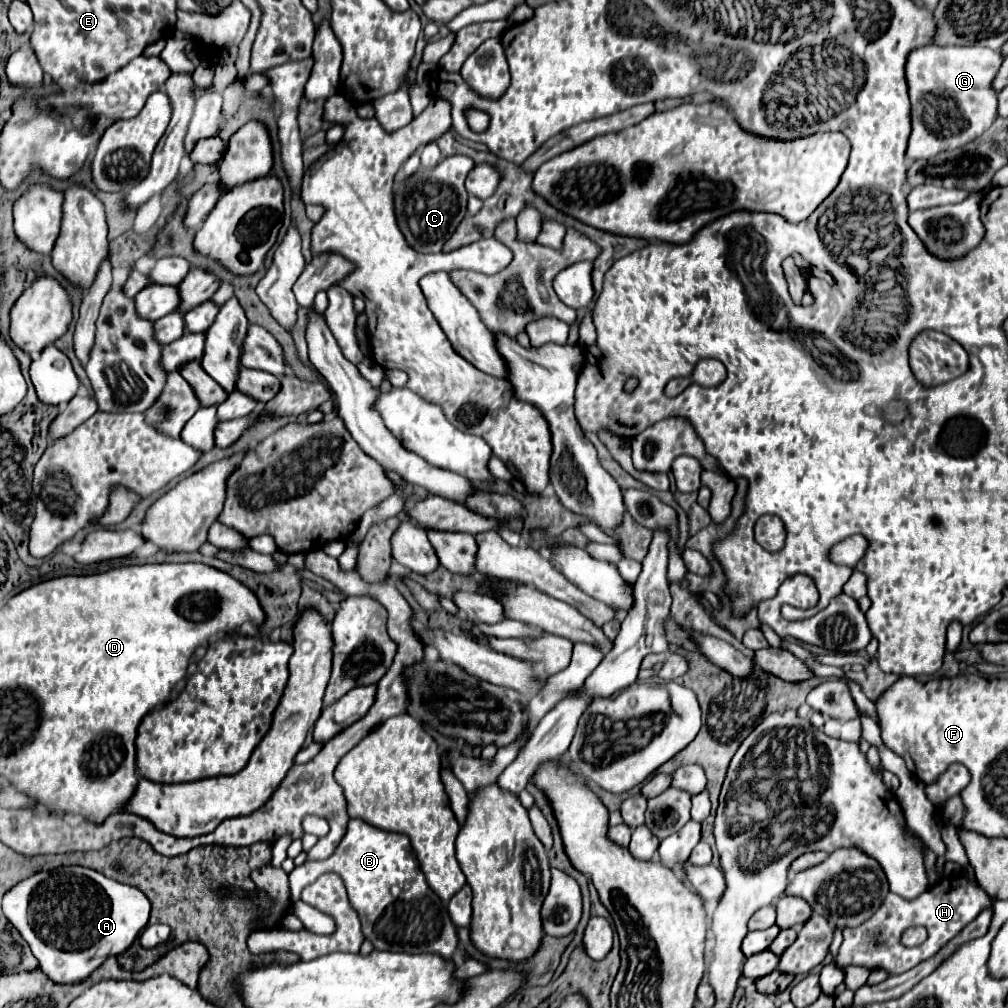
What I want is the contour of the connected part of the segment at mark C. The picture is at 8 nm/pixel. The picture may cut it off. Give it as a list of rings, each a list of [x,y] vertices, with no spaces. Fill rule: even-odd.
[[[450,155],[442,159],[436,167],[416,171],[402,185],[398,185],[398,193],[394,191],[394,211],[398,219],[398,227],[418,253],[438,253],[444,243],[452,237],[458,223],[466,215],[466,199],[468,193],[464,189],[464,181],[468,171],[474,167],[474,161],[466,155]]]

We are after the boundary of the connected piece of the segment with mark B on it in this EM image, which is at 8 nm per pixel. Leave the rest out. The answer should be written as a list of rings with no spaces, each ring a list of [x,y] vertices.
[[[350,819],[348,831],[338,843],[336,851],[322,861],[304,861],[300,867],[296,867],[290,873],[290,891],[292,901],[300,899],[302,887],[312,883],[320,873],[338,873],[344,879],[344,885],[348,889],[350,905],[356,909],[360,921],[362,921],[362,933],[364,937],[374,945],[374,949],[386,949],[386,951],[436,951],[438,955],[444,955],[446,959],[452,957],[458,945],[456,929],[450,921],[448,909],[440,901],[436,893],[430,891],[424,873],[416,861],[414,849],[410,847],[410,841],[406,835],[400,833],[386,833],[362,819]]]

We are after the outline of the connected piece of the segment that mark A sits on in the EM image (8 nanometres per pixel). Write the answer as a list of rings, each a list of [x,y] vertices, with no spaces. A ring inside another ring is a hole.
[[[72,865],[54,871],[38,871],[32,877],[20,881],[4,895],[2,911],[6,919],[20,931],[22,939],[30,945],[32,955],[40,963],[40,969],[54,983],[68,985],[68,983],[84,981],[106,957],[120,955],[138,939],[138,935],[148,923],[150,901],[140,889],[132,885],[124,885],[114,879],[108,879],[106,875],[90,867]]]

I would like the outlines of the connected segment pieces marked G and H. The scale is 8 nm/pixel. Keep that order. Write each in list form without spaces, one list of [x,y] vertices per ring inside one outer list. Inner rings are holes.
[[[928,43],[924,47],[914,49],[908,55],[906,61],[906,83],[912,103],[912,135],[908,141],[906,157],[916,159],[928,159],[932,155],[938,155],[940,151],[952,151],[956,147],[962,147],[970,143],[974,137],[980,137],[996,119],[996,91],[990,89],[990,83],[996,75],[996,71],[1002,65],[1002,55],[998,51],[986,49],[986,47],[944,47],[936,43]]]
[[[964,875],[944,877],[932,889],[924,891],[924,895],[920,895],[912,901],[900,899],[894,893],[888,893],[888,897],[880,905],[880,909],[868,921],[864,921],[858,927],[844,929],[844,941],[836,955],[836,963],[840,967],[848,967],[848,965],[866,967],[866,969],[880,967],[888,975],[904,973],[904,971],[916,967],[918,963],[934,957],[942,947],[948,945],[948,941],[958,937],[958,933],[970,921],[974,921],[978,917],[978,913],[990,903],[992,903],[990,897],[980,887],[976,887],[972,881],[968,881]],[[914,925],[924,925],[928,929],[928,939],[926,939],[924,927],[914,927]],[[902,933],[904,933],[904,945],[908,945],[908,947],[904,947],[900,941]]]

